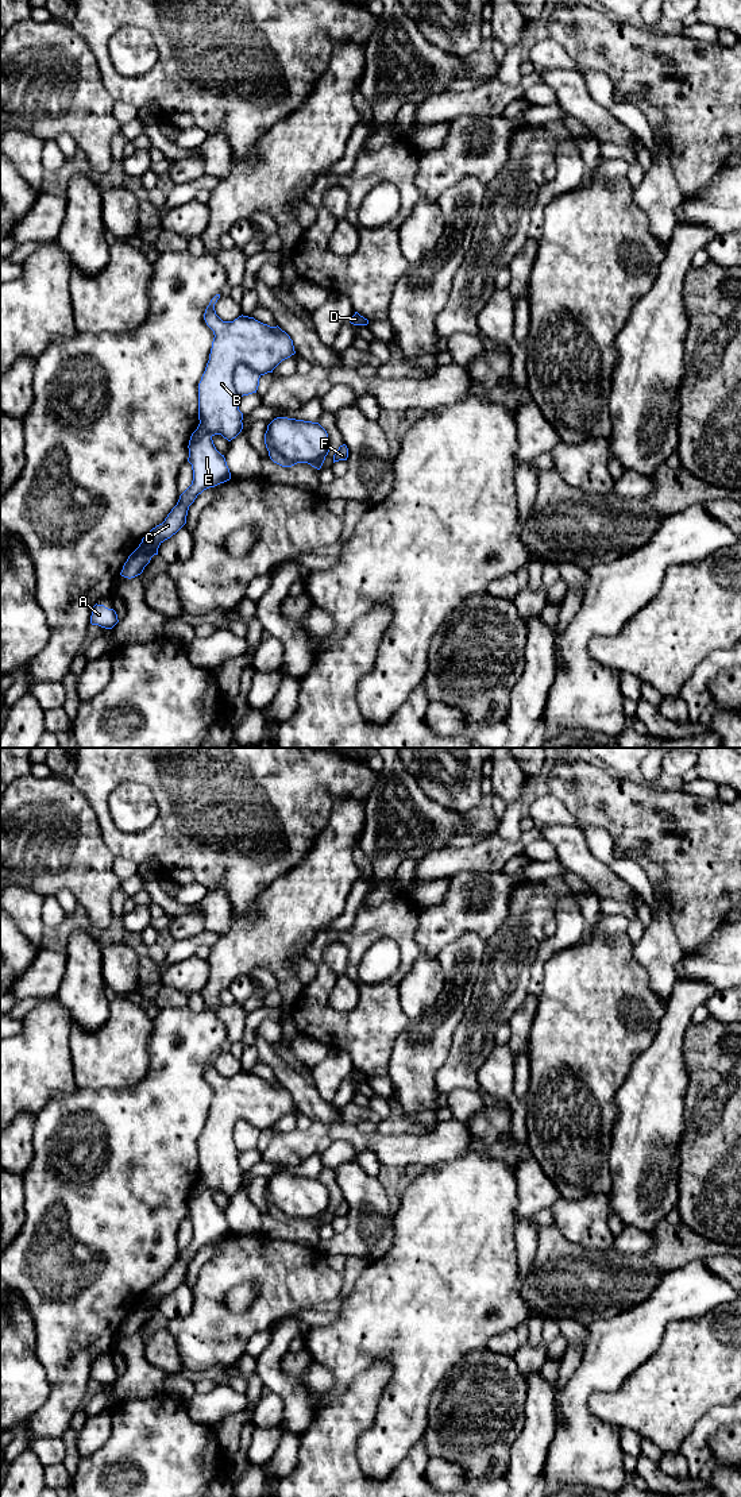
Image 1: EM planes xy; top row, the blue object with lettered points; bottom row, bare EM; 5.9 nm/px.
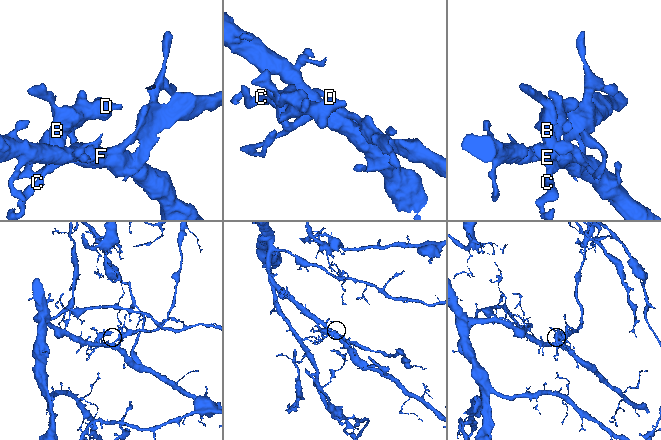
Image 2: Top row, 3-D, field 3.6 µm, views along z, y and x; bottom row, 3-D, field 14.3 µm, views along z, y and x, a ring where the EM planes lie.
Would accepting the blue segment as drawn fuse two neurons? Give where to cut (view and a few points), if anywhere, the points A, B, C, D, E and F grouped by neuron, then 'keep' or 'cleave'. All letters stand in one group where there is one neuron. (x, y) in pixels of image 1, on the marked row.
cut in xy along (244, 363), (239, 363), (234, 369), (234, 390), (236, 397); A C E / B D F; cleave

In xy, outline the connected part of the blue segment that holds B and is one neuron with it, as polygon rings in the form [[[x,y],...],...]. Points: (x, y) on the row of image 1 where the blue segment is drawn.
[[[211,304],[204,320],[215,337],[198,383],[198,420],[211,436],[221,435],[231,441],[243,429],[234,369],[246,364],[265,375],[296,351],[290,336],[278,325],[270,327],[243,315],[234,321],[223,321]]]

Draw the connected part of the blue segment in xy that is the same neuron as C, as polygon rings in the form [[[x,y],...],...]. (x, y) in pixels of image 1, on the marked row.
[[[201,424],[192,433],[188,448],[188,462],[193,470],[192,485],[180,495],[177,505],[165,521],[153,528],[128,556],[120,572],[121,576],[131,579],[140,575],[151,557],[158,555],[159,545],[186,524],[189,506],[197,495],[231,479],[224,455],[216,450],[212,436]]]

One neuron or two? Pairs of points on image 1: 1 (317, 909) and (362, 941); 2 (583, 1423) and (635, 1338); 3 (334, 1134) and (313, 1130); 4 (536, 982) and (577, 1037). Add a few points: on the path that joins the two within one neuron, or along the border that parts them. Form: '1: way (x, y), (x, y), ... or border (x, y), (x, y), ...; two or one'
1: border (328, 929), (323, 930), (312, 941), (307, 952); two
2: way (581, 1401), (581, 1392), (613, 1359); one
3: border (313, 1121), (320, 1121), (328, 1134); two
4: border (550, 957), (544, 964), (541, 991), (537, 995); two

